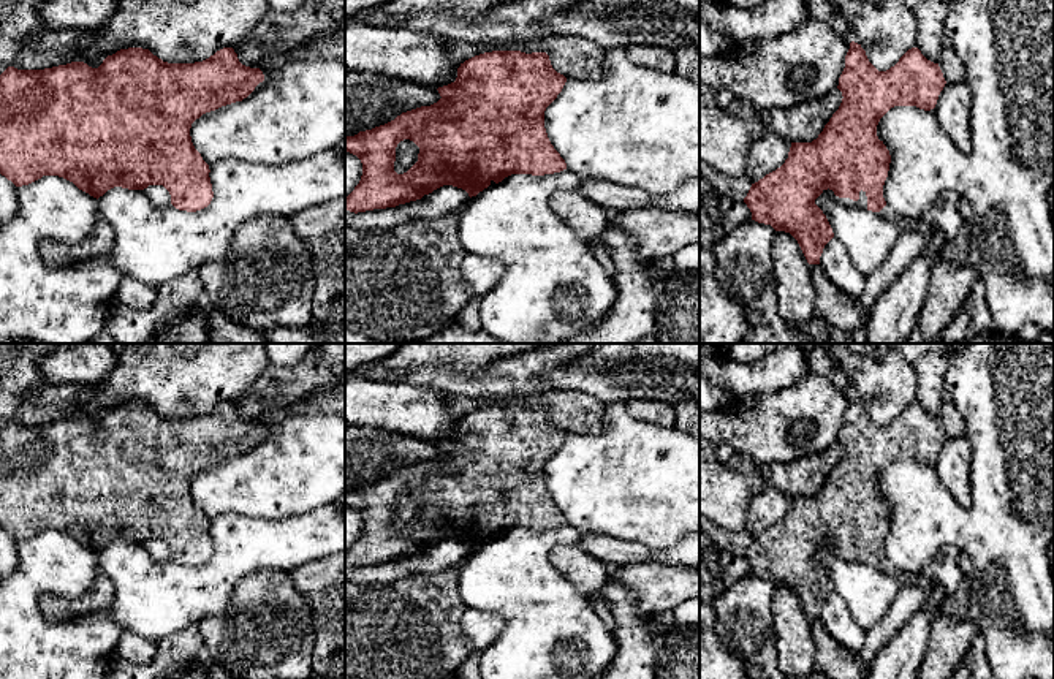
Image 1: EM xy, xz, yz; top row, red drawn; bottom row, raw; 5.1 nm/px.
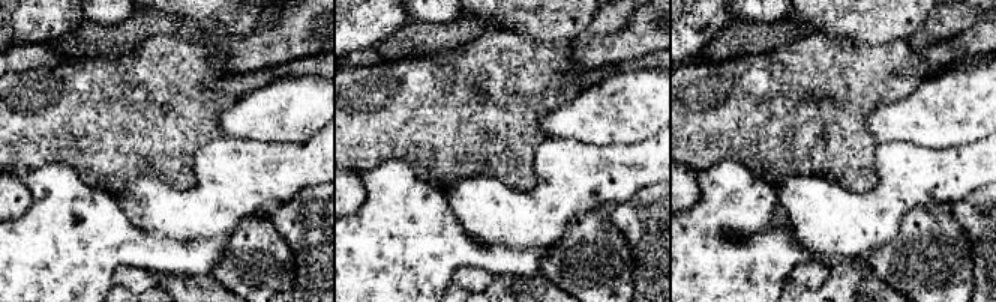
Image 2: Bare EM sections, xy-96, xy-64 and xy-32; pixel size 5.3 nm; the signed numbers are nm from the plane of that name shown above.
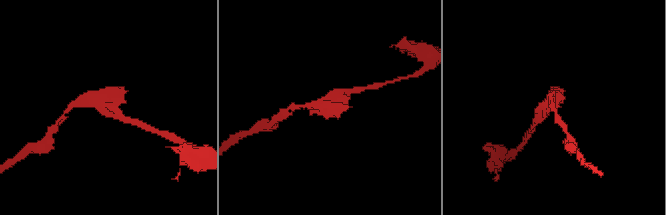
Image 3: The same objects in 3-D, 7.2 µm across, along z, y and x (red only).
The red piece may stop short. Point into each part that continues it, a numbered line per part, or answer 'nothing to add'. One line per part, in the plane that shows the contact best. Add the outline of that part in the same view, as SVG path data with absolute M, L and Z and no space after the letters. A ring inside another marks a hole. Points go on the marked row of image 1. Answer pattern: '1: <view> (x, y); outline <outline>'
1: yz (863, 200); outline M863 190L859 192L859 199L858 201L853 201L850 198L839 198L839 201L842 204L847 204L847 206L867 209L867 196L866 196L866 192L863 192Z

